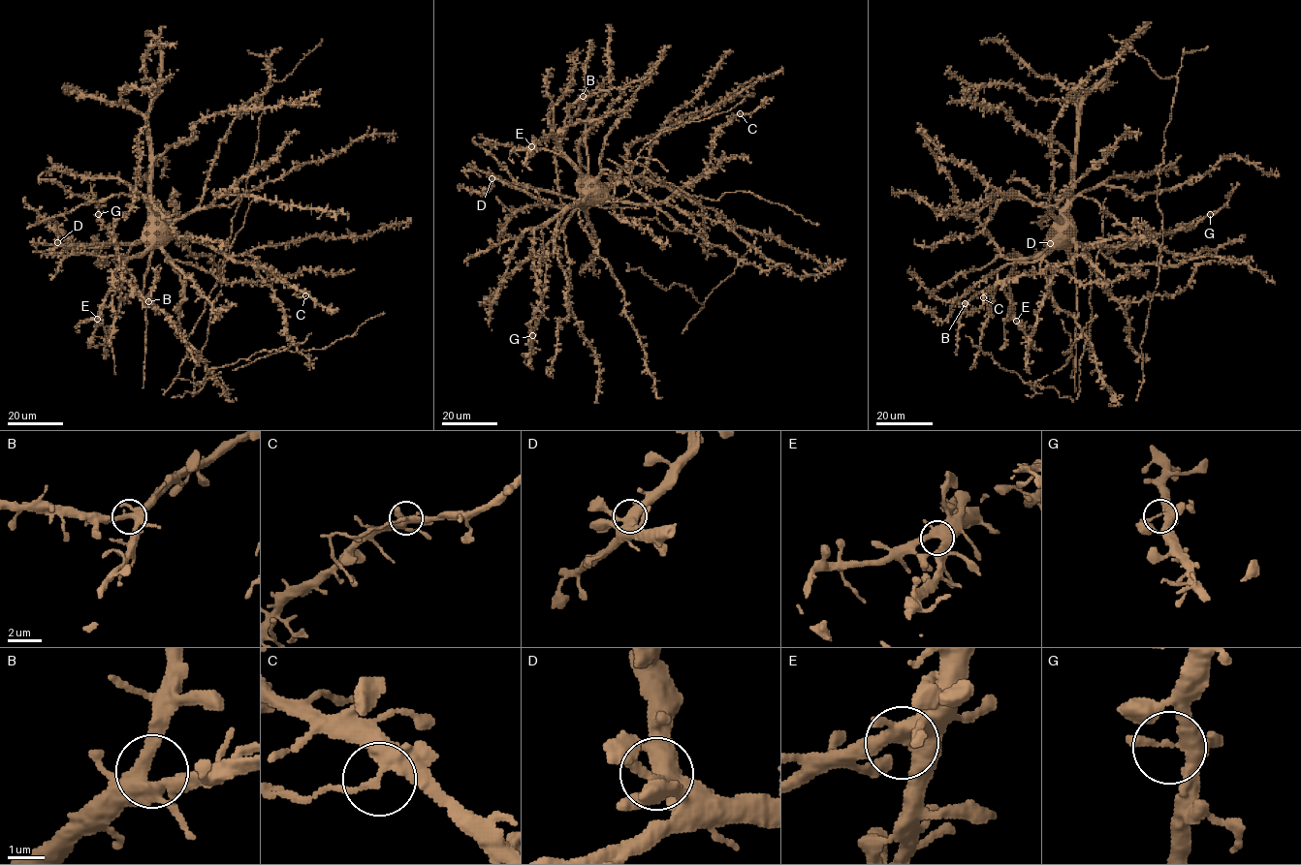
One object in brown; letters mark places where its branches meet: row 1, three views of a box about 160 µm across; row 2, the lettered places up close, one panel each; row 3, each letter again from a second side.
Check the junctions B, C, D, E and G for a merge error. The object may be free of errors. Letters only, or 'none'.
C

